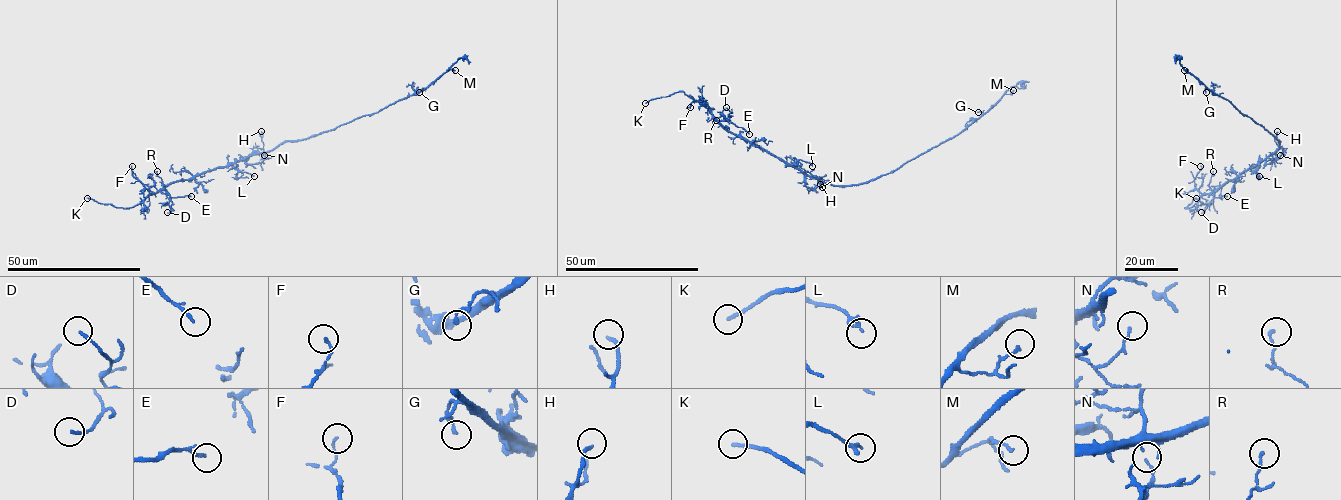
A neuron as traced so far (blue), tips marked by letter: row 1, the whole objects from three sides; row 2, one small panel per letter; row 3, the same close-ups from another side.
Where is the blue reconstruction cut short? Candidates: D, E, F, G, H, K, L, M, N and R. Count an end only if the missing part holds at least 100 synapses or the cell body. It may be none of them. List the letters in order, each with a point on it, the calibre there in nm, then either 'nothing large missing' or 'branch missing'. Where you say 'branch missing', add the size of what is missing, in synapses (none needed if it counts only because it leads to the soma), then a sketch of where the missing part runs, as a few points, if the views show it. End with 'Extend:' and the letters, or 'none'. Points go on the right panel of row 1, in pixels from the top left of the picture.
D: (1201, 212) | 130 nm | nothing large missing
E: (1227, 196) | 100 nm | nothing large missing
F: (1200, 166) | 110 nm | nothing large missing
G: (1206, 92) | 150 nm | nothing large missing
H: (1277, 131) | 160 nm | nothing large missing
K: (1196, 198) | 180 nm | branch missing
L: (1259, 176) | 180 nm | nothing large missing
M: (1184, 70) | 130 nm | nothing large missing
N: (1280, 155) | 90 nm | nothing large missing
R: (1213, 171) | 130 nm | nothing large missing
Extend: K

